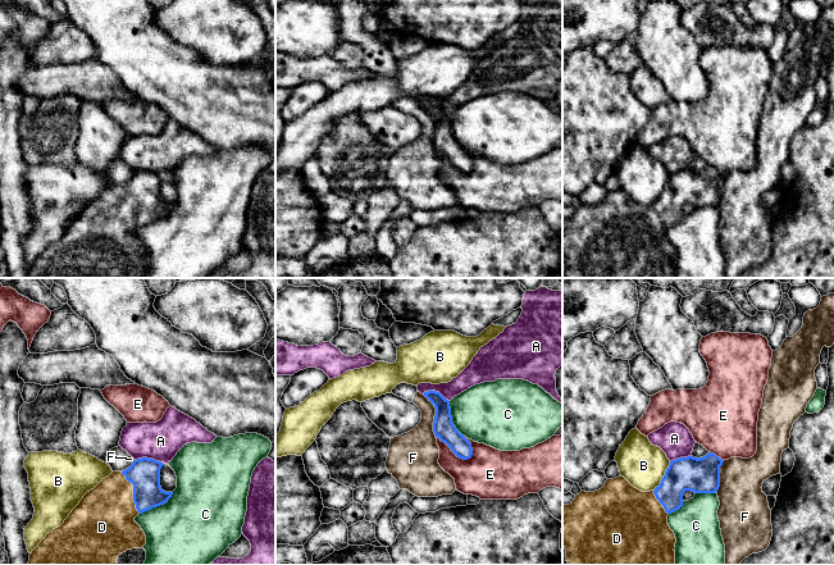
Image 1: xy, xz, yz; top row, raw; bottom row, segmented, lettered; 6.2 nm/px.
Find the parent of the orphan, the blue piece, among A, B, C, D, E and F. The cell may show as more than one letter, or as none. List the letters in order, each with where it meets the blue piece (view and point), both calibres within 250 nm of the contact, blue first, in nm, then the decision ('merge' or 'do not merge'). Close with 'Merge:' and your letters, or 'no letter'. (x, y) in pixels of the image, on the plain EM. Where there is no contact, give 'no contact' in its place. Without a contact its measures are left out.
A: meets blue in xy at (149, 172); 190 nm thick on the blue side, 240 nm on the other; do not merge
B: meets blue in yz at (664, 190); 220 nm thick on the blue side, 280 nm on the other; do not merge
C: meets blue in xy at (158, 218); 190 nm thick on the blue side, 480 nm on the other; do not merge
D: meets blue in xy at (133, 205); 190 nm thick on the blue side, 380 nm on the other; merge
E: meets blue in xz at (454, 165); 140 nm thick on the blue side, 300 nm on the other; do not merge
F: meets blue in yz at (719, 190); 220 nm thick on the blue side, 300 nm on the other; do not merge
Merge: D

